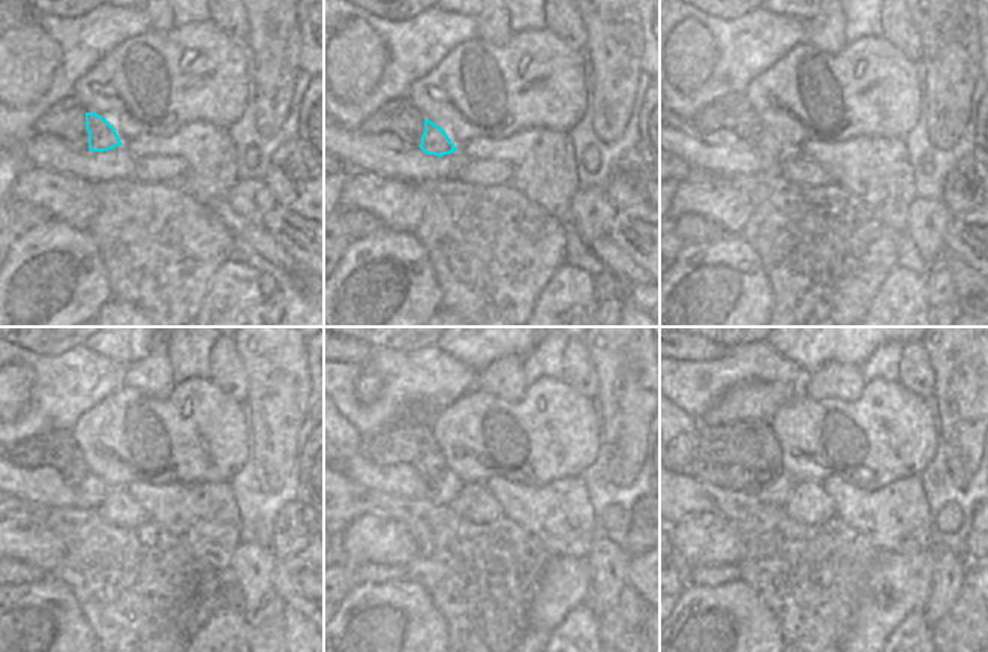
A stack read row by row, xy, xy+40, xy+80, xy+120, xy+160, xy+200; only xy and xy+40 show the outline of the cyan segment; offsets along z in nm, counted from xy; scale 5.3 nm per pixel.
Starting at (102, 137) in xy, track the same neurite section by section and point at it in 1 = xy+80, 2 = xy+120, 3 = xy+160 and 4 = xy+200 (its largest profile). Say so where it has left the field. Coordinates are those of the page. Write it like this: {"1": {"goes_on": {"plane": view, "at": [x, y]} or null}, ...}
{"1": {"goes_on": {"plane": "xy+80", "at": [771, 146]}}, "2": {"goes_on": {"plane": "xy+120", "at": [90, 492]}}, "3": {"goes_on": {"plane": "xy+160", "at": [449, 487]}}, "4": {"goes_on": {"plane": "xy+200", "at": [777, 493]}}}

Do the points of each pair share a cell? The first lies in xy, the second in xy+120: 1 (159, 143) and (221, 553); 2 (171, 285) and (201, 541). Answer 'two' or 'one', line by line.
1: one
2: two

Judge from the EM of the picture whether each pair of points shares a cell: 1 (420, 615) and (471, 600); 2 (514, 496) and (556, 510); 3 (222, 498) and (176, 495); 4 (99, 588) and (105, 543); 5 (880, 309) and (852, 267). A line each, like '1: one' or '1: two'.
1: two
2: one
3: one
4: one
5: two

